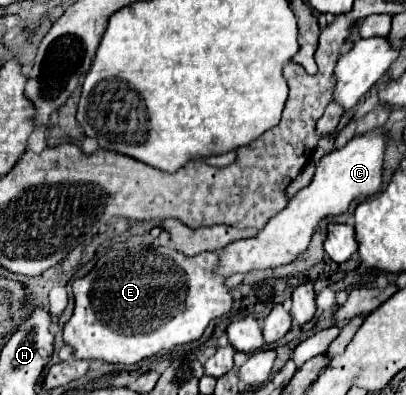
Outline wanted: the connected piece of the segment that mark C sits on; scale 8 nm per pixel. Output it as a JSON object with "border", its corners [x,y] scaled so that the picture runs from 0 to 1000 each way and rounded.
{"border":[[[936,329],[906,334],[897,344],[882,344],[862,354],[847,375],[823,380],[803,390],[778,425],[778,446],[764,471],[734,481],[714,516],[685,537],[675,552],[655,562],[655,572],[621,603],[586,608],[576,618],[562,618],[537,643],[542,668],[527,684],[537,699],[571,699],[586,689],[621,689],[621,684],[650,684],[650,678],[685,678],[695,668],[719,663],[734,643],[744,643],[768,603],[773,577],[783,562],[803,547],[833,547],[857,532],[867,506],[897,506],[916,491],[926,491],[941,471],[941,405],[946,405],[946,375],[951,375],[956,344],[946,344]]]}

